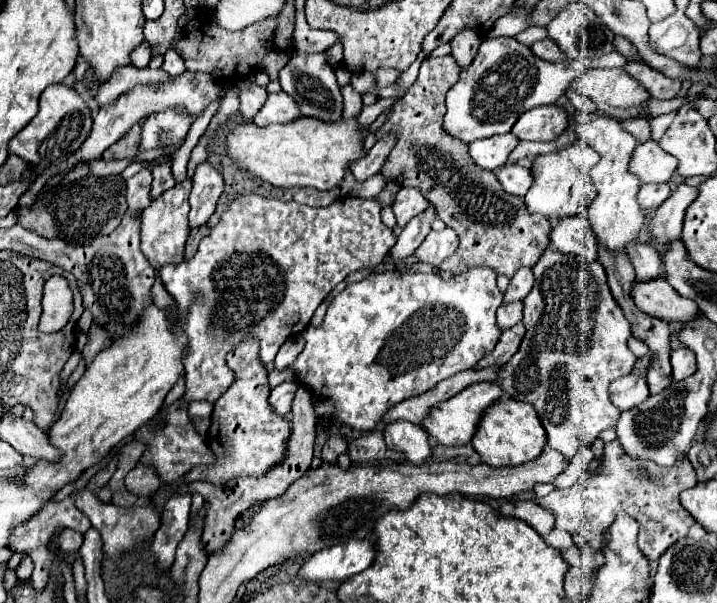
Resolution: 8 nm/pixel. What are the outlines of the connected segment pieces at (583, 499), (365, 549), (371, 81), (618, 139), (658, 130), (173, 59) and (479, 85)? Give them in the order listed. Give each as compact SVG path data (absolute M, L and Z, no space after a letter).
M614 440L614 442L608 442L606 446L604 446L604 452L602 452L602 456L600 458L594 458L594 460L600 460L600 472L598 474L592 474L590 470L586 470L570 488L566 488L566 490L554 490L554 492L550 492L548 496L544 496L544 498L540 498L540 506L546 506L548 510L552 510L554 512L554 518L556 518L556 528L562 528L562 530L568 530L568 532L576 532L576 534L580 534L588 544L592 544L596 550L600 550L600 544L602 544L602 534L608 530L608 526L614 522L614 518L616 518L616 514L618 512L628 512L638 524L640 524L640 534L638 534L638 548L644 552L644 556L650 560L650 562L656 562L674 542L678 542L680 538L684 538L686 534L688 534L688 528L694 524L694 518L688 514L688 510L684 508L684 506L680 506L680 492L682 490L686 490L686 488L690 488L690 486L694 486L698 480L696 480L696 472L694 472L694 468L692 468L692 464L688 462L688 458L686 456L680 456L672 466L668 466L668 468L664 468L664 466L658 466L658 464L654 464L654 462L650 462L650 460L638 460L638 458L630 458L628 454L626 454L626 450L622 448L622 444L618 442L618 440Z
M350 540L342 546L332 546L320 550L306 560L298 578L306 582L344 582L346 578L366 570L374 560L374 542L370 540Z
M372 72L354 74L354 76L352 76L352 86L354 86L360 94L364 94L364 92L368 92L368 90L376 88L376 76L374 76Z
M576 112L576 124L578 124L580 138L600 154L600 160L590 170L590 178L598 190L598 196L594 198L588 210L592 230L598 242L604 244L612 254L624 252L626 244L638 238L638 232L644 224L644 214L636 200L640 182L628 170L630 156L636 148L636 138L630 132L626 132L616 118L602 112L590 112L590 114Z
M676 111L652 118L650 120L652 138L658 142L675 117Z
M174 48L166 50L162 70L166 70L166 72L168 72L168 74L172 74L172 76L180 76L180 74L184 74L184 72L186 72L186 66L184 66L184 62L182 62L182 56L180 56L180 54L176 54L176 50L174 50Z
M488 38L482 42L474 62L460 72L460 80L446 94L448 112L444 118L444 128L450 136L460 138L466 144L478 138L506 134L522 112L536 106L554 104L588 68L624 68L626 62L628 60L620 52L610 52L594 60L580 58L552 64L534 56L530 48L518 44L514 38Z

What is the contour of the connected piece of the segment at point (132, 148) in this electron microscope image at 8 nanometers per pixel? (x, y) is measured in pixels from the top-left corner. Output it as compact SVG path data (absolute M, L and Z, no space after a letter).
M142 118L138 124L134 124L128 134L124 138L120 138L116 144L112 144L106 152L104 152L104 160L112 160L112 158L134 158L138 154L138 146L140 146L140 132L142 132L142 124L146 118Z

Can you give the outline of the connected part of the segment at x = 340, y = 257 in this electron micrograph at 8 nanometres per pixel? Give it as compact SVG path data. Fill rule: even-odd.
M244 194L230 202L222 212L220 222L210 230L198 247L196 256L188 262L162 266L158 270L166 290L180 304L190 306L190 316L184 320L184 330L190 338L190 348L184 358L186 366L186 402L206 400L214 404L234 382L234 374L226 366L226 354L246 336L260 338L262 362L272 362L280 346L298 326L298 332L310 324L314 310L324 302L330 290L350 272L376 268L394 246L394 234L380 218L382 206L376 200L338 198L326 208L312 208L298 202L282 202L258 194Z

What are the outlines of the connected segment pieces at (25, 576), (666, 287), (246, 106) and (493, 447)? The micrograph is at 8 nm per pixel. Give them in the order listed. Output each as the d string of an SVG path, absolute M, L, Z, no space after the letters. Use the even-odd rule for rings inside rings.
M24 558L24 560L18 564L18 568L16 568L16 576L18 576L20 584L22 584L22 582L26 582L26 580L30 580L32 570L34 570L34 564L30 562L30 558Z
M652 278L646 282L636 280L632 284L632 298L640 310L662 320L688 322L698 314L698 306L672 290L672 286L664 278Z
M242 80L238 84L238 100L240 100L240 112L246 122L252 120L252 116L262 108L262 102L266 100L268 92L258 86L252 80Z
M506 398L496 400L492 406L488 406L478 422L478 432L472 436L472 446L480 454L484 464L490 464L494 468L500 466L518 466L528 460L534 460L546 444L546 432L540 424L540 418L534 410L534 406Z

